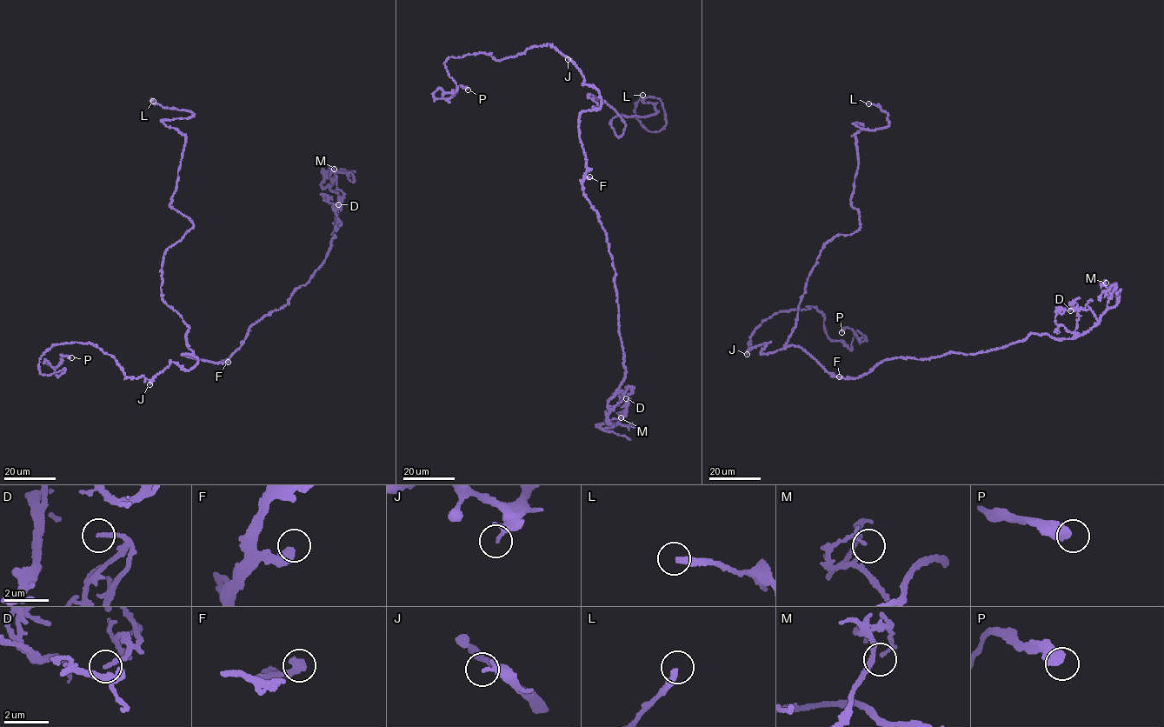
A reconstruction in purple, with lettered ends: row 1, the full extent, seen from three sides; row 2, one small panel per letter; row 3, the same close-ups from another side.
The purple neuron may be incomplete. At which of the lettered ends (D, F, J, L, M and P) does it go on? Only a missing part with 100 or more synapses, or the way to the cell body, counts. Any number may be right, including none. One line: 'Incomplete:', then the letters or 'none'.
Incomplete: none

